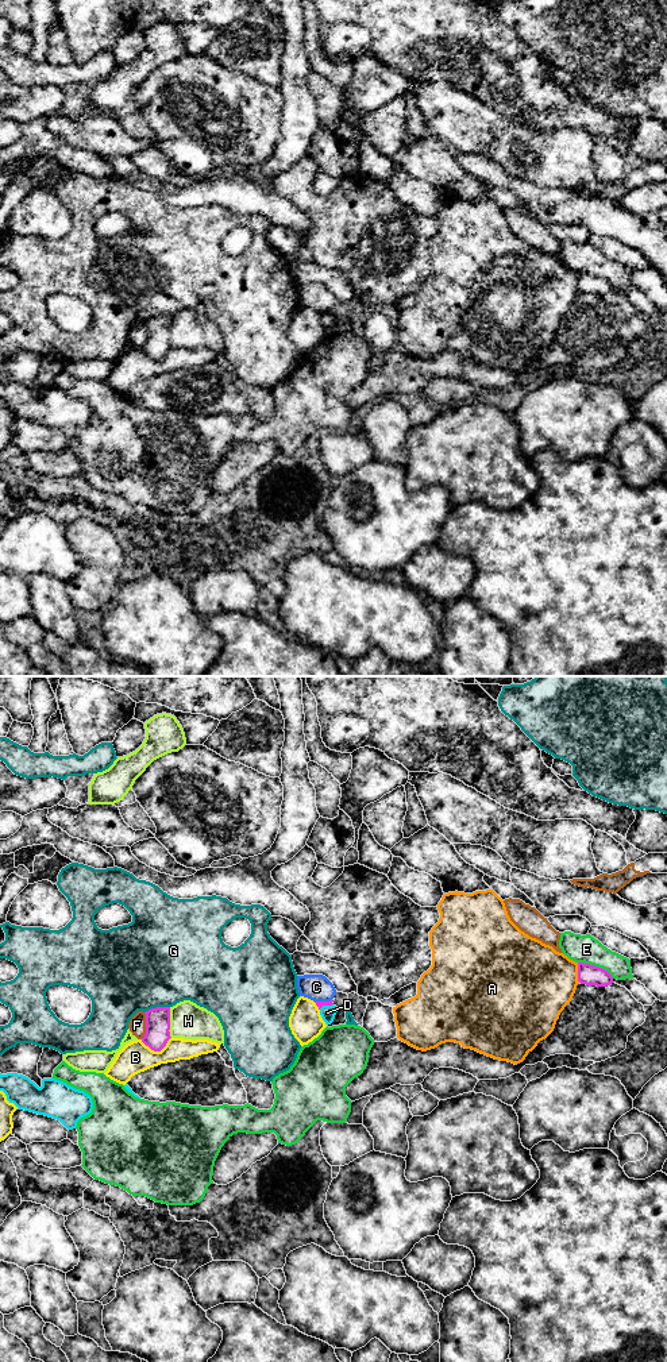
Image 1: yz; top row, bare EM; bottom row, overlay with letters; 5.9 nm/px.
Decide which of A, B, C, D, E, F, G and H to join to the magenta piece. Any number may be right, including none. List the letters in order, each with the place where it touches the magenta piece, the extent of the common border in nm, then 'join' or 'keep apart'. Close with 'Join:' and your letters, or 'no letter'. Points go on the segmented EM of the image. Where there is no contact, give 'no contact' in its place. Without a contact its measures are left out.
A: meets magenta in yz at (578, 972); contact 120 nm long; keep apart
B: meets magenta in yz at (157, 1050); contact 190 nm long; keep apart
C: meets magenta in yz at (323, 1002); contact 110 nm long; keep apart
D: meets magenta in yz at (326, 1004); contact 90 nm long; keep apart
E: meets magenta in yz at (596, 967); contact 240 nm long; keep apart
F: meets magenta in yz at (146, 1026); contact 160 nm long; keep apart
G: meets magenta in yz at (157, 1007); contact 160 nm long; keep apart
H: meets magenta in yz at (169, 1022); contact 180 nm long; keep apart
Join: no letter

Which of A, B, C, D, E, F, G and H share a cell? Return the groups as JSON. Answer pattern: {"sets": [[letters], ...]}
{"sets": [["A"], ["B"], ["C"], ["D"], ["E"], ["F"], ["G"], ["H"]]}

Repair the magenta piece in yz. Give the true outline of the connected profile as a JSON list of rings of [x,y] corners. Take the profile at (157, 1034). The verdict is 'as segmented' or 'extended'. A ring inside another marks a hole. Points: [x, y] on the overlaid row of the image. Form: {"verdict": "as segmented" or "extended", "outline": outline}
{"verdict": "as segmented", "outline": [[[157,1007],[146,1014],[146,1034],[142,1042],[154,1052],[161,1052],[170,1037],[170,1007]]]}

